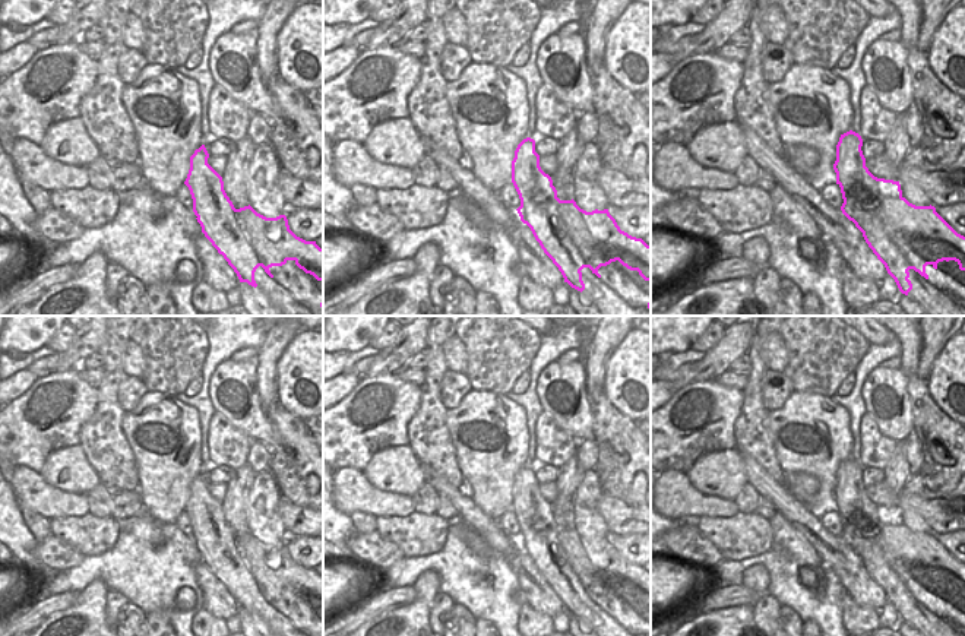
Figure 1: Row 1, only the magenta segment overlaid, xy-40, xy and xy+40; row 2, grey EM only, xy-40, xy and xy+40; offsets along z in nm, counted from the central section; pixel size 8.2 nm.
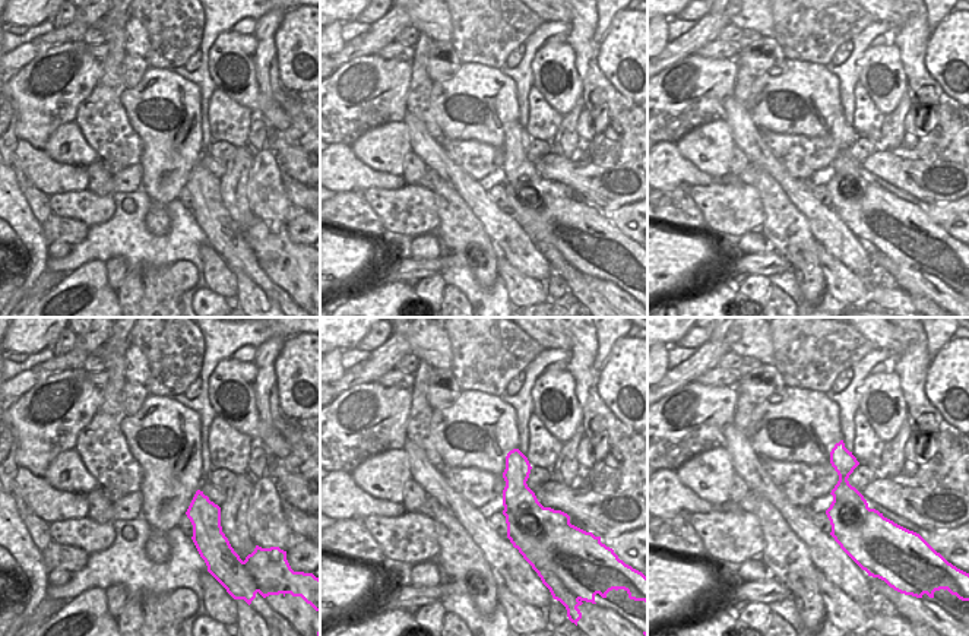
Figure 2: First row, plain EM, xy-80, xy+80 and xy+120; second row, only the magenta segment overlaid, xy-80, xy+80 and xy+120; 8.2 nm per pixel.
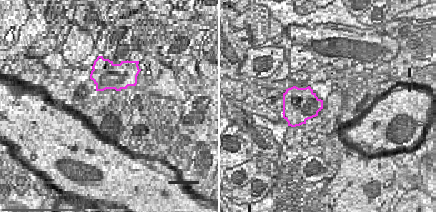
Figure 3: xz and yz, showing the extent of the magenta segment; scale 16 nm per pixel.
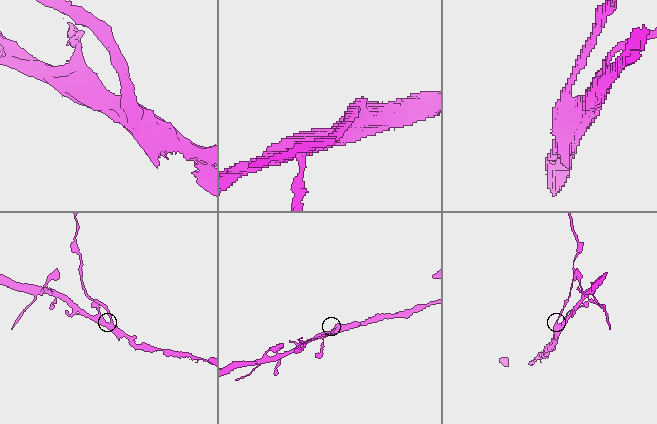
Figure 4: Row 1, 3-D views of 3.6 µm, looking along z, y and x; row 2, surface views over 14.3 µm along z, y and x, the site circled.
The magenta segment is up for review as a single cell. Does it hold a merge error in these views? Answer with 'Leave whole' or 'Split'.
Split.

